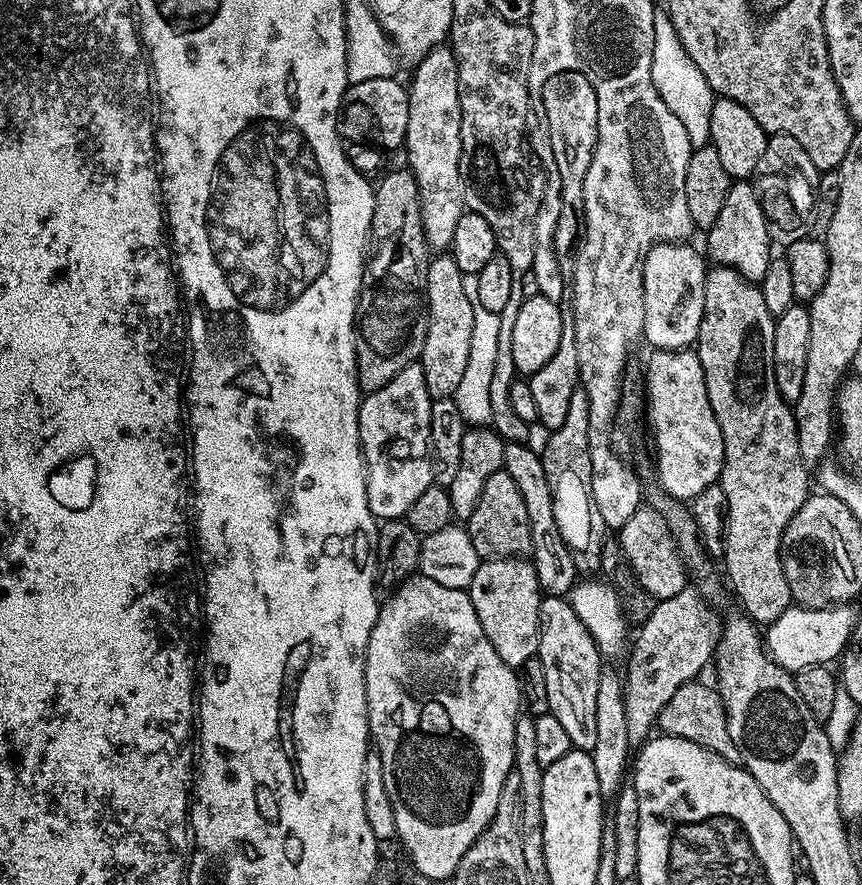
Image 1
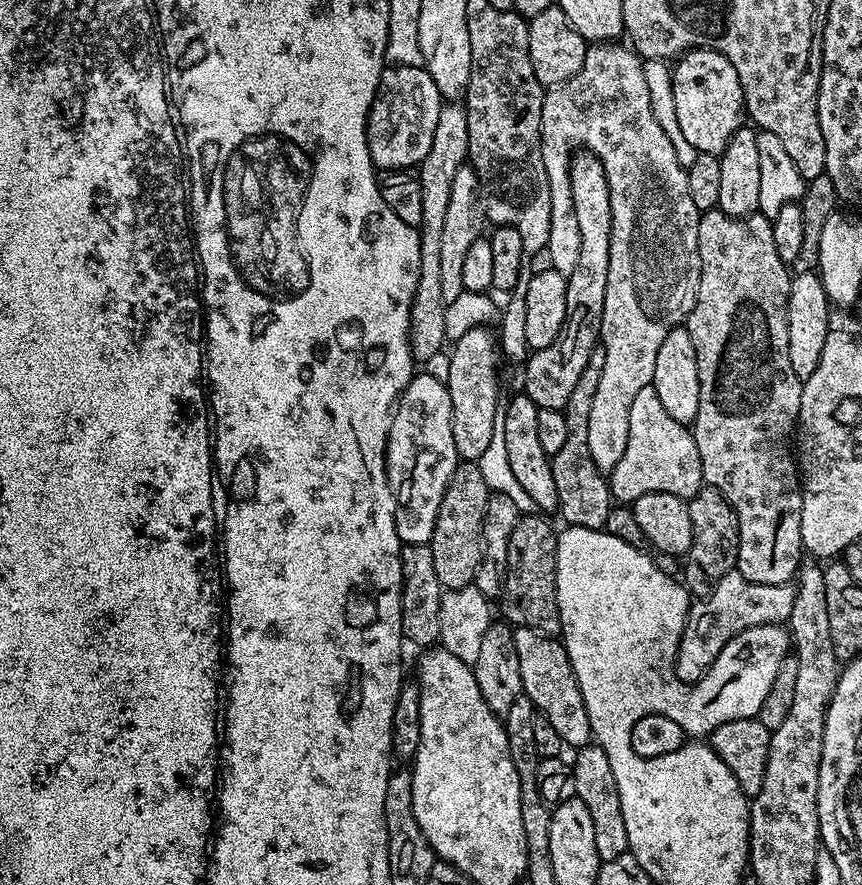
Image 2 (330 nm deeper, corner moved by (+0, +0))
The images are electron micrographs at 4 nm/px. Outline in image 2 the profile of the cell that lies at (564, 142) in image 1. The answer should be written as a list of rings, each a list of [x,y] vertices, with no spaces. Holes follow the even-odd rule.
[[[577,150],[572,153],[569,163],[570,198],[573,199],[574,216],[578,218],[578,234],[582,238],[582,250],[578,250],[578,266],[568,277],[566,286],[566,318],[558,338],[545,348],[535,349],[526,361],[524,372],[524,388],[526,395],[540,408],[564,409],[570,402],[570,393],[586,370],[586,362],[590,362],[590,354],[598,346],[602,314],[606,302],[606,278],[610,270],[610,238],[612,237],[612,207],[610,206],[610,186],[606,182],[606,170],[602,162],[587,150]]]

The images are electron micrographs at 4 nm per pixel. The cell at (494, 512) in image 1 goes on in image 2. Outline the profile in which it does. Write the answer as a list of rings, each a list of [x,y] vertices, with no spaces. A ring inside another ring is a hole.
[[[541,514],[521,515],[518,526],[514,526],[514,534],[510,534],[510,546],[508,547],[508,568],[504,571],[504,590],[499,597],[498,603],[500,608],[504,611],[503,619],[509,625],[516,628],[529,628],[535,632],[543,632],[545,636],[556,636],[561,631],[560,626],[560,611],[558,610],[558,602],[556,601],[556,537],[558,535],[557,529],[552,529],[552,524],[546,517]]]

